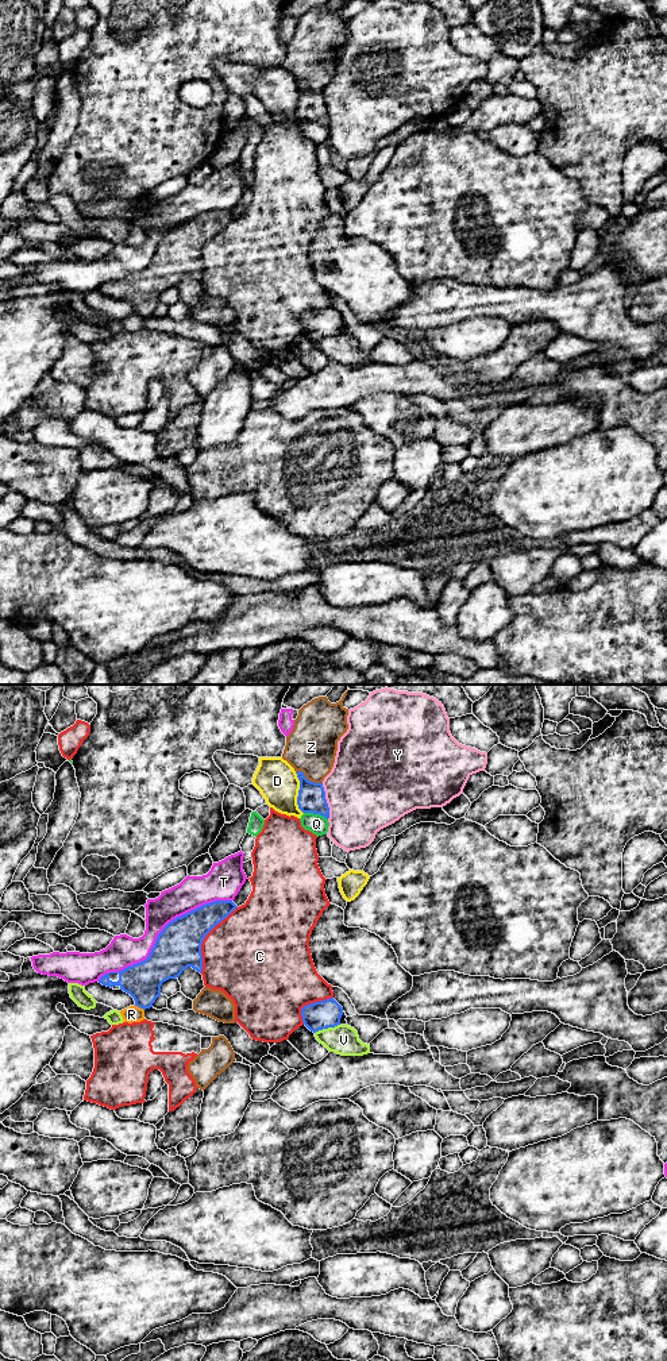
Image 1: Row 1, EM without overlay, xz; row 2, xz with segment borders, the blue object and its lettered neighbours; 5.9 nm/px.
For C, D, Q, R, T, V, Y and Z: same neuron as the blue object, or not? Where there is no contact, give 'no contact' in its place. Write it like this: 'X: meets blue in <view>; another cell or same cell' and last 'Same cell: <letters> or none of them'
C: meets blue in xz; another cell
D: meets blue in xz; another cell
Q: meets blue in xz; another cell
R: meets blue in xz; another cell
T: meets blue in xz; another cell
V: meets blue in xz; another cell
Y: meets blue in xz; another cell
Z: meets blue in xz; another cell
Same cell: none of them

